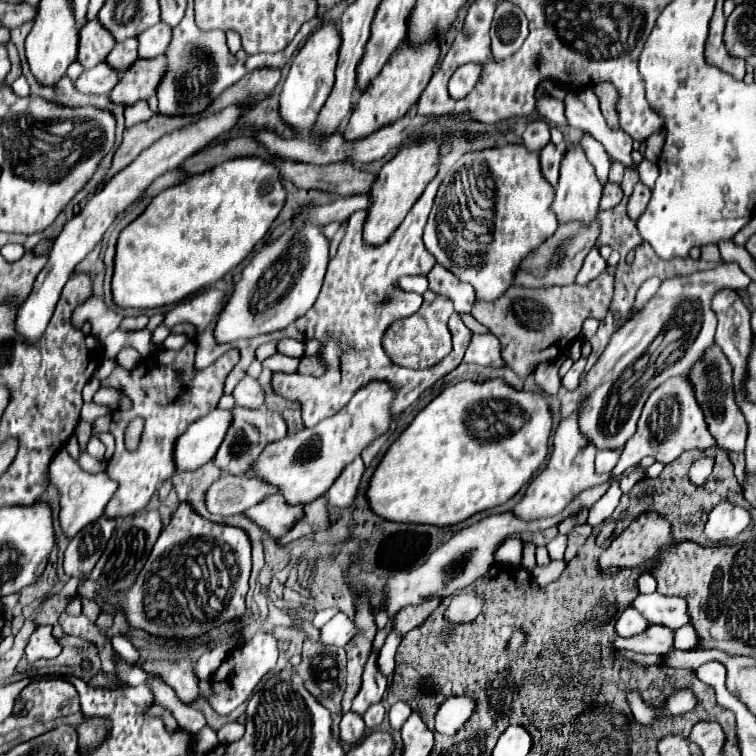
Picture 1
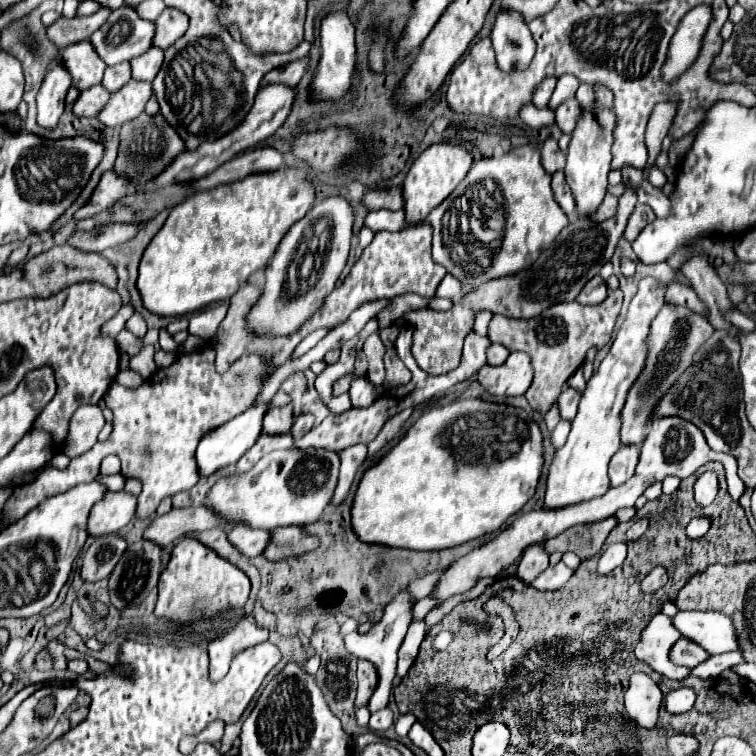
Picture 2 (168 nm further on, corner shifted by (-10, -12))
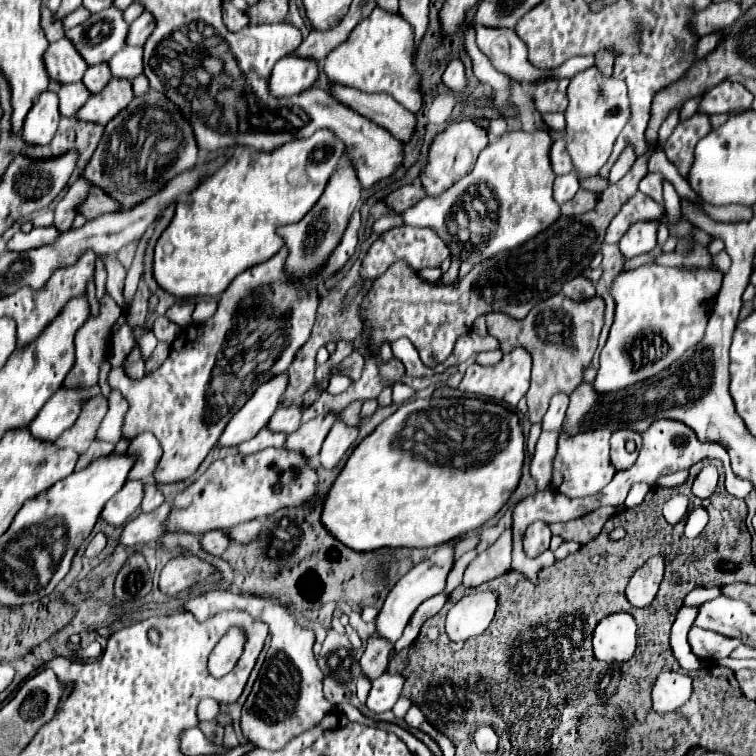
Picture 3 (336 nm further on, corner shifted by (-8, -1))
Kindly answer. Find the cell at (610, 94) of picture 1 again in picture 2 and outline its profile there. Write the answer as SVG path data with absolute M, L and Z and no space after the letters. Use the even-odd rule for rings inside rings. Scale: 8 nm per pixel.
M596 84L596 86L594 86L594 92L596 92L596 100L598 100L602 106L608 106L608 108L614 106L614 94L612 94L606 86Z

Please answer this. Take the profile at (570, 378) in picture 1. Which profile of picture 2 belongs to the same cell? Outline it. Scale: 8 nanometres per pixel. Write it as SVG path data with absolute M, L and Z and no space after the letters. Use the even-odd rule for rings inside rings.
M568 388L566 392L560 394L558 398L558 406L560 406L560 416L566 420L572 420L576 416L578 410L578 402L580 402L582 394L576 388Z

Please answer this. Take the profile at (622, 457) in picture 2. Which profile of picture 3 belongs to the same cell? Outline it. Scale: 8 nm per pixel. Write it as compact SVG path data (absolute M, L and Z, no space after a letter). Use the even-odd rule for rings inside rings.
M620 429L612 435L610 443L612 443L612 463L616 469L628 469L630 465L634 465L642 445L640 433L630 429Z

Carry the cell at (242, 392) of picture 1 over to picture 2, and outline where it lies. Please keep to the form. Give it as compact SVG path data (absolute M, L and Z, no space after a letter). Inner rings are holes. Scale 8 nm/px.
M292 404L286 406L268 406L266 416L262 418L264 434L284 434L290 432L292 426Z

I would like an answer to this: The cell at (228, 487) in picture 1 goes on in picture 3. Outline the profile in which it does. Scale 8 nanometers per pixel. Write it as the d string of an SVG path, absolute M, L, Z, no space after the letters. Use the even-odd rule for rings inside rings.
M164 503L152 513L140 513L136 519L130 519L122 527L118 543L124 547L136 547L160 539L164 533L164 521L168 513L170 513L170 503Z

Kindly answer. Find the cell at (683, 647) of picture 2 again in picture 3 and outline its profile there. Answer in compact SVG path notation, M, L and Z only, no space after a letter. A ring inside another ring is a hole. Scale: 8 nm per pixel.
M700 627L690 629L688 641L690 641L690 647L692 647L694 655L704 659L704 661L706 659L708 661L718 661L722 657L728 657L740 645L740 639L724 637L724 635L718 635L714 631L704 631Z

